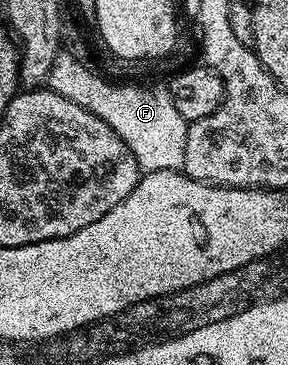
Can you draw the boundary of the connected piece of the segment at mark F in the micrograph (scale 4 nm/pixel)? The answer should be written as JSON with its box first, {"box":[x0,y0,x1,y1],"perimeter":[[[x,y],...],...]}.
{"box":[46,53,187,172],"perimeter":[[[61,53],[53,61],[53,69],[49,69],[46,86],[61,93],[61,97],[69,97],[69,101],[81,105],[81,109],[89,109],[89,113],[101,117],[101,121],[125,141],[140,172],[180,170],[185,161],[187,122],[173,106],[170,90],[166,86],[134,87],[131,83],[110,83],[91,69],[70,53]]]}

